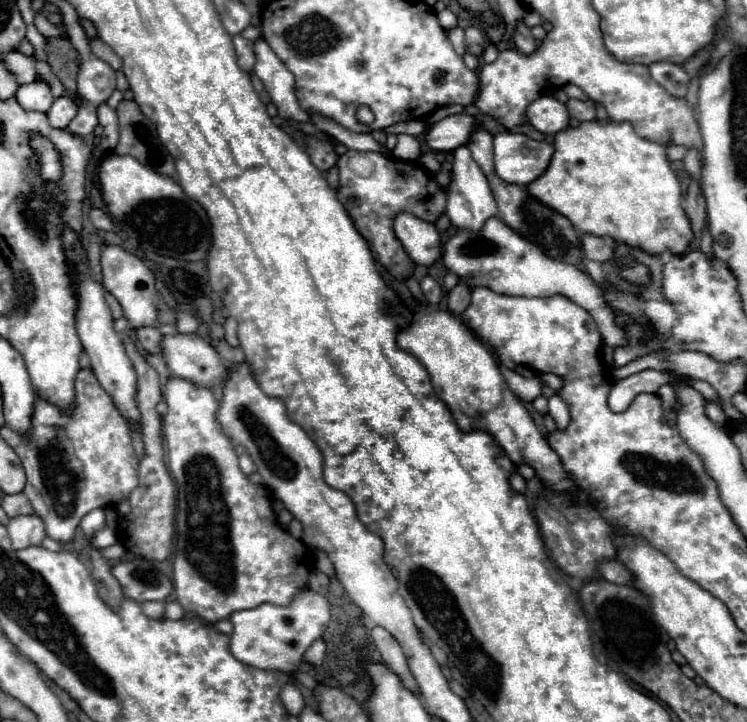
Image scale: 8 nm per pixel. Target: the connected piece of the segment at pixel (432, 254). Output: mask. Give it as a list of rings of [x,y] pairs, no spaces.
[[[398,212],[392,228],[404,252],[416,264],[430,266],[440,258],[440,234],[432,222],[416,218],[410,212]]]

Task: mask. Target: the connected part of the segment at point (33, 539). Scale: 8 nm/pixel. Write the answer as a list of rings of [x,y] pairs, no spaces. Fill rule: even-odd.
[[[16,516],[8,522],[8,536],[12,540],[12,548],[20,550],[20,548],[28,548],[28,546],[38,546],[42,544],[46,530],[44,530],[44,522],[36,516]]]

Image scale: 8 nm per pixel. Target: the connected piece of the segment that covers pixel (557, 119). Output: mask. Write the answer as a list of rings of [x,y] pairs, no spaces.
[[[542,94],[526,108],[526,120],[542,134],[556,134],[568,126],[568,110],[554,96]]]

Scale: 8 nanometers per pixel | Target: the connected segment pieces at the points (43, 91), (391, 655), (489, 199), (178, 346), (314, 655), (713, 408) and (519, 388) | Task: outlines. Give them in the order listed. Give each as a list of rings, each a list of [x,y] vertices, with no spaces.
[[[38,80],[32,84],[24,84],[16,92],[16,100],[24,110],[38,110],[38,112],[48,112],[48,108],[54,102],[54,94],[48,82]]]
[[[374,626],[370,630],[370,638],[376,646],[376,650],[380,652],[384,664],[388,668],[392,668],[404,682],[406,688],[410,688],[412,692],[418,694],[418,686],[416,686],[416,680],[412,678],[410,670],[408,670],[408,662],[406,662],[406,656],[402,652],[402,646],[396,642],[396,638],[392,638],[392,634],[388,634],[388,630],[380,628],[380,626]]]
[[[458,146],[454,150],[454,160],[452,160],[452,170],[450,170],[450,186],[448,186],[448,204],[446,204],[446,214],[450,222],[456,228],[468,228],[468,230],[480,230],[484,222],[492,216],[498,216],[498,206],[494,200],[494,194],[490,190],[486,174],[480,170],[480,166],[474,162],[468,146]]]
[[[172,334],[160,342],[160,354],[166,366],[178,378],[192,380],[198,386],[222,384],[226,378],[226,364],[218,352],[198,334]]]
[[[316,640],[308,650],[306,650],[306,654],[304,654],[304,660],[306,662],[310,662],[310,664],[316,664],[316,666],[320,666],[322,664],[322,660],[324,660],[324,642],[322,640]]]
[[[706,400],[706,416],[708,416],[714,424],[720,424],[720,426],[724,426],[724,424],[728,422],[728,418],[726,418],[726,414],[724,414],[724,410],[722,410],[722,406],[720,406],[718,402]]]
[[[498,357],[496,359],[500,371],[504,374],[504,378],[506,378],[508,386],[510,386],[510,390],[512,390],[520,400],[532,402],[536,396],[542,394],[542,386],[544,386],[544,382],[542,382],[538,376],[526,378],[526,376],[522,376],[522,374],[518,374],[518,372],[508,370]]]

